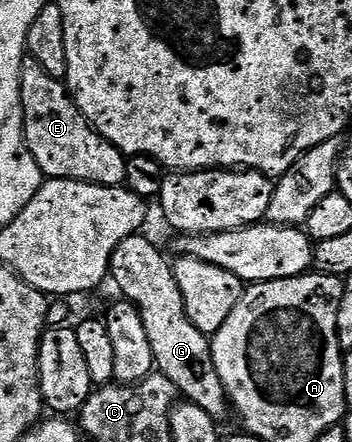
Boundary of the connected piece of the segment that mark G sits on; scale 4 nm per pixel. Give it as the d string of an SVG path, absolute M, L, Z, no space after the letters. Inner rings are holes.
M142 233L134 234L121 240L121 244L117 244L111 257L110 281L112 283L115 281L123 289L122 297L141 312L141 320L145 320L145 332L149 336L149 345L153 347L155 370L165 375L186 401L197 404L197 408L209 412L209 416L223 420L223 417L229 414L229 399L223 390L221 376L217 376L215 371L211 338L199 331L185 312L185 300L181 300L181 288L177 288L177 276L172 259L170 257L167 259L149 239L143 237Z

